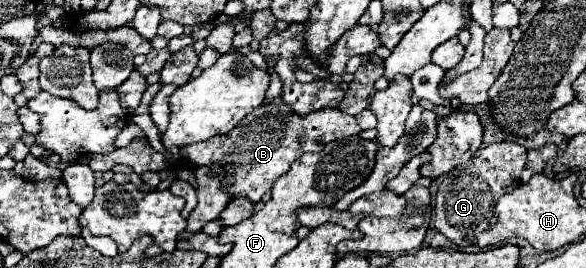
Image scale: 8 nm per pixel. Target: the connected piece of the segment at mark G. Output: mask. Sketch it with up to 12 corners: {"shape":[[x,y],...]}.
{"shape":[[492,143],[446,173],[434,227],[458,247],[520,185],[526,149]]}

